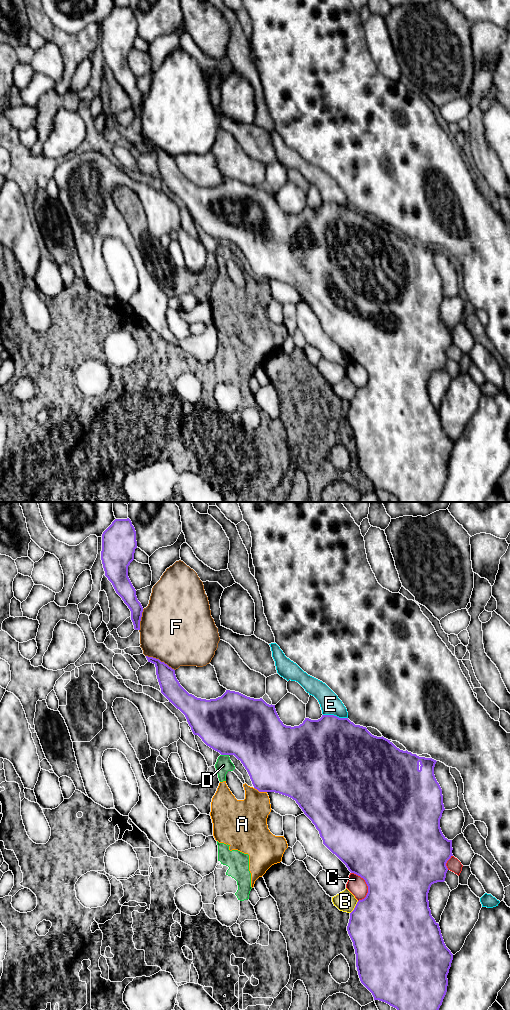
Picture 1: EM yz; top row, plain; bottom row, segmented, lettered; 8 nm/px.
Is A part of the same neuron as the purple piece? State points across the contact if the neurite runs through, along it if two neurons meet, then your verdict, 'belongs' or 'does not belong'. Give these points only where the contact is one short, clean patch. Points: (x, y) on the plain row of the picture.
border along yz (254, 275), (259, 279), (266, 280); does not belong

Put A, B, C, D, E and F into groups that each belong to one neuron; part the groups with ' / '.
A D / B / C / E / F

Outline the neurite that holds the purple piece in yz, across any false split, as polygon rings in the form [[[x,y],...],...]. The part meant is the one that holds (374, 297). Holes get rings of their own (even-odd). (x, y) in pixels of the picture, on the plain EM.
[[[148,144],[146,146],[156,155],[161,181],[185,203],[193,222],[198,223],[207,234],[221,243],[234,243],[240,248],[247,258],[254,276],[259,280],[275,280],[295,288],[319,319],[323,332],[346,353],[351,361],[365,368],[368,381],[364,387],[357,390],[354,398],[350,401],[347,419],[355,437],[356,455],[360,469],[372,481],[374,488],[385,490],[396,496],[398,502],[437,502],[447,480],[447,463],[453,448],[453,442],[444,431],[439,412],[431,403],[428,389],[431,373],[445,369],[448,359],[446,351],[453,344],[452,328],[448,328],[440,316],[440,307],[445,296],[442,277],[434,263],[437,249],[432,246],[419,245],[407,238],[400,238],[390,228],[383,224],[372,223],[366,215],[355,213],[348,206],[322,203],[318,208],[305,206],[299,214],[291,215],[284,213],[280,208],[275,193],[267,192],[262,186],[254,187],[230,178],[226,178],[221,185],[216,187],[197,186],[180,173],[174,157],[159,147]]]

